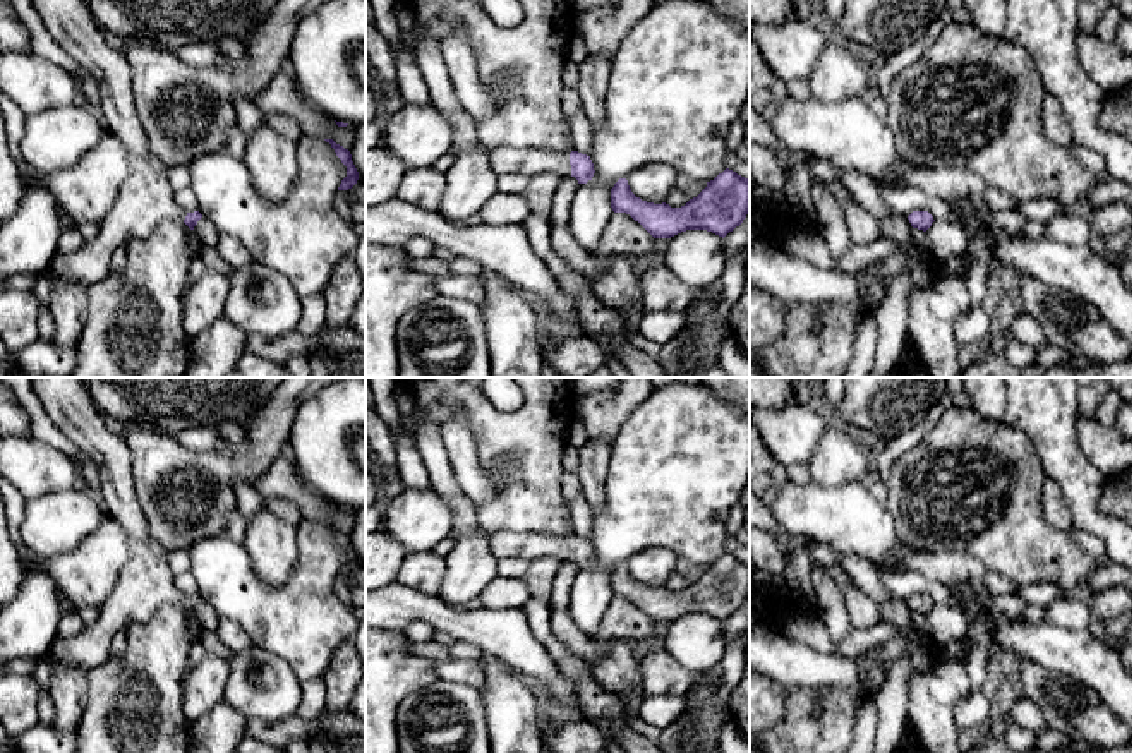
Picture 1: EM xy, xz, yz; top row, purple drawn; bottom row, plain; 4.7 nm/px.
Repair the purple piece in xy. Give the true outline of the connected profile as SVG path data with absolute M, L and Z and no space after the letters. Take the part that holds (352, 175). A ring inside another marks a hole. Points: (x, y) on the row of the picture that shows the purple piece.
M324 139L326 142L331 144L331 148L335 149L336 156L341 160L341 163L347 166L347 177L341 180L338 190L348 190L352 189L357 180L359 180L359 172L352 161L352 154L348 149L345 149L343 146L336 144L333 139Z

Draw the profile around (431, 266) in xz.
M408 257L407 264L419 273L425 273L431 276L449 276L449 268L444 262L439 262L436 259L427 259L427 261L420 261L420 259L412 259Z

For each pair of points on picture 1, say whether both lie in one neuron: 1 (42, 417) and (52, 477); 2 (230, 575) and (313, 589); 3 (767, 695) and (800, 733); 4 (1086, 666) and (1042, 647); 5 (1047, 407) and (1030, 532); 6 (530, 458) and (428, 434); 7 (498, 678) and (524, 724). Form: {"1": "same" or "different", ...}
{"1": "different", "2": "same", "3": "different", "4": "same", "5": "different", "6": "different", "7": "same"}

